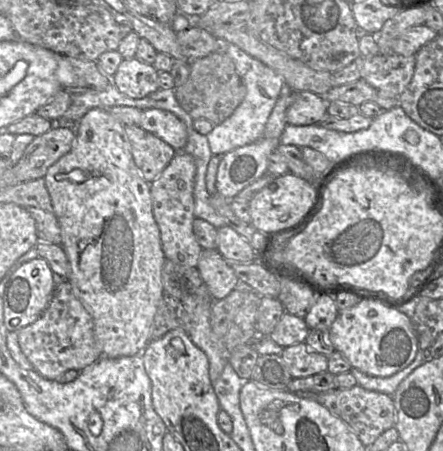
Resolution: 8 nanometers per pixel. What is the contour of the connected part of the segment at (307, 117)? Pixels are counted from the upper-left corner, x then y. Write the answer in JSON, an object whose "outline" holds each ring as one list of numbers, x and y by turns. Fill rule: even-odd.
{"outline":[[295,91,286,111,286,123,295,126,318,124,327,114,327,100,309,91]]}

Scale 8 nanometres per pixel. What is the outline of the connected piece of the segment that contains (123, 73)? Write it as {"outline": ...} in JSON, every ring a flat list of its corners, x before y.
{"outline":[[137,57,123,59,112,82,130,98,144,98,160,89,158,70]]}

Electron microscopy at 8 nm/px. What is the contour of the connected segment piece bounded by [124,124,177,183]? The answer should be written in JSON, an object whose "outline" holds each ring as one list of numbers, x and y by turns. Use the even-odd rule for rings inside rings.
{"outline":[[126,124,124,129,139,172,148,183,152,183,177,151,158,136,137,125]]}

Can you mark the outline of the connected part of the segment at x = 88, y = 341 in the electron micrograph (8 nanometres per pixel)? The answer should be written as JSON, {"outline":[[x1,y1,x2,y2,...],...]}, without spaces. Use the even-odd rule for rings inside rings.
{"outline":[[58,280,52,298,33,323,18,331,19,345,33,365,44,378,56,380,68,370,81,371,101,358,93,330,93,321,67,280]]}

